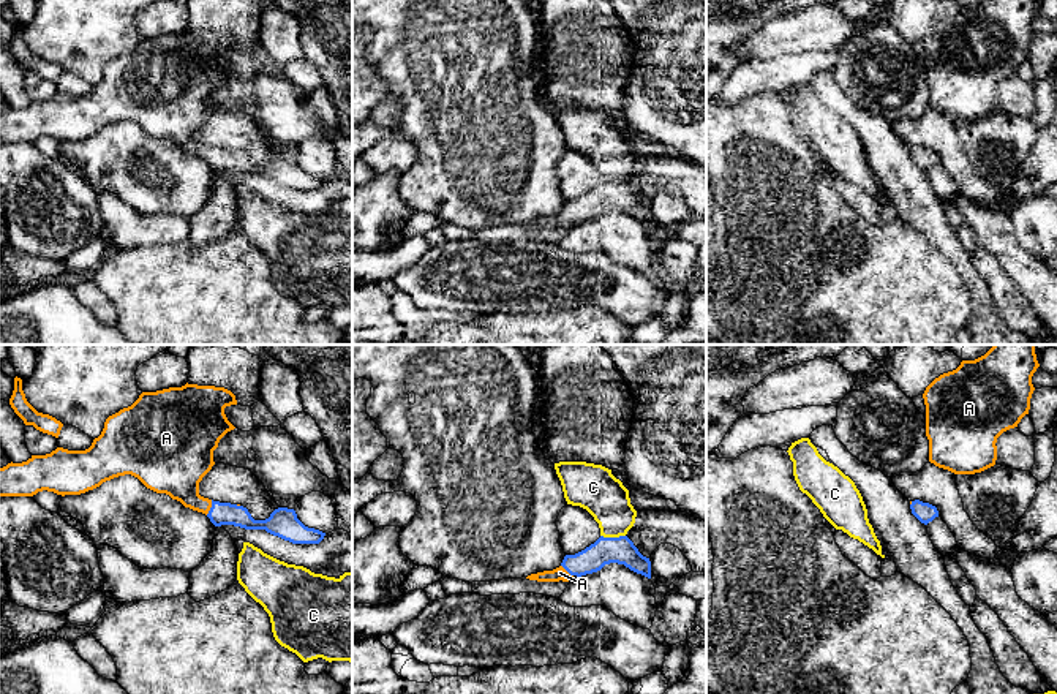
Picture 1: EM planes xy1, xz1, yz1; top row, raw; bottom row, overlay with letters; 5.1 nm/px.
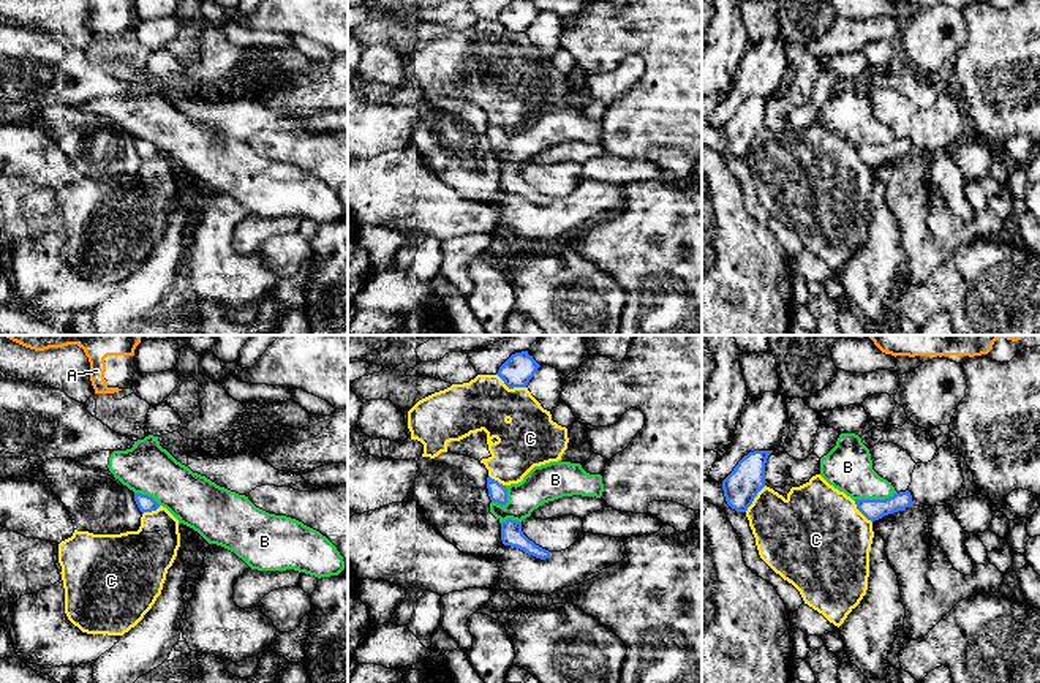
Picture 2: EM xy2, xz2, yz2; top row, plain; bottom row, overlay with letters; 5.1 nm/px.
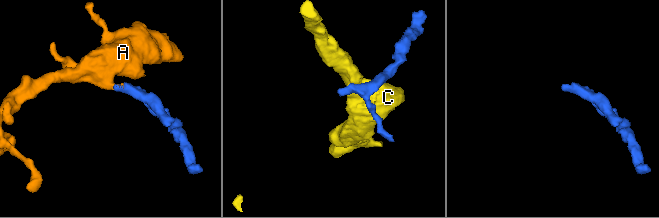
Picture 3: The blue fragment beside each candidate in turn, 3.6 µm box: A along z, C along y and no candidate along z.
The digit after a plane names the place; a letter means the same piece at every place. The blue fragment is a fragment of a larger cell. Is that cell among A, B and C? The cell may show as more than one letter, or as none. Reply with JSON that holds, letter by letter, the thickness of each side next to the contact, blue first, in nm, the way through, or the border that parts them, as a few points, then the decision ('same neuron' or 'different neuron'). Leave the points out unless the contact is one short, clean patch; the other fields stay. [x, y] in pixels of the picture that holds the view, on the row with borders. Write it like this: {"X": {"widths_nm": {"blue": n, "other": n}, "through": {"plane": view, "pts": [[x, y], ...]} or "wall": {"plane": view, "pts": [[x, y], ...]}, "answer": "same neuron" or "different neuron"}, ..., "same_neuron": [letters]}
{"A": {"widths_nm": {"blue": 110, "other": 260}, "through": {"plane": "xy1", "pts": [[220, 514], [210, 508], [180, 482], [177, 471]]}, "answer": "same neuron"}, "B": {"widths_nm": {"blue": 110, "other": 240}, "answer": "different neuron"}, "C": {"widths_nm": {"blue": 160, "other": 280}, "answer": "different neuron"}, "same_neuron": ["A"]}

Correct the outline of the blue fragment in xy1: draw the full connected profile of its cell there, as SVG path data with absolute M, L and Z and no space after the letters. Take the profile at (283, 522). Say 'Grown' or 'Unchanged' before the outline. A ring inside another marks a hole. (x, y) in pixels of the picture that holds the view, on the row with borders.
Grown. M185 384L156 392L142 392L128 408L109 416L104 428L85 451L57 447L46 455L32 455L22 463L0 468L0 496L33 496L47 490L57 495L81 495L118 476L131 474L147 488L166 493L185 507L205 514L215 526L234 525L245 530L265 530L292 544L319 544L325 533L305 526L294 509L278 507L269 519L254 520L240 504L220 503L199 495L199 482L212 470L213 451L235 427L224 408L237 405L235 395L215 386Z

